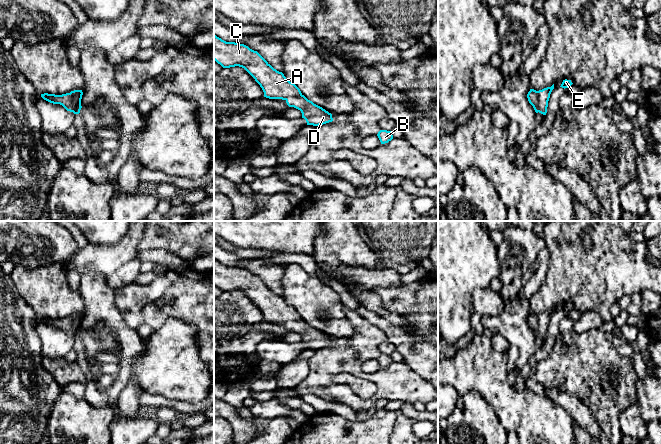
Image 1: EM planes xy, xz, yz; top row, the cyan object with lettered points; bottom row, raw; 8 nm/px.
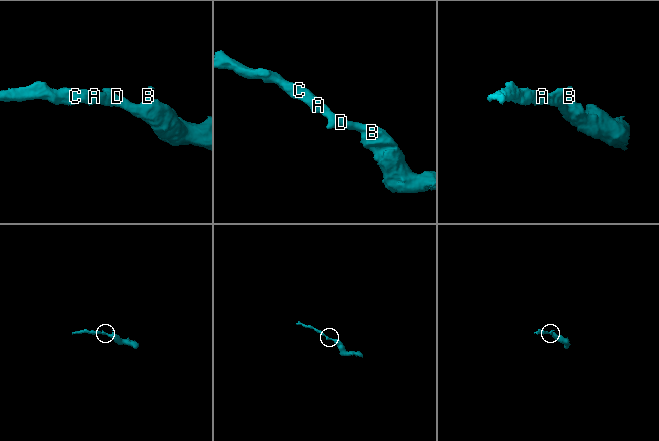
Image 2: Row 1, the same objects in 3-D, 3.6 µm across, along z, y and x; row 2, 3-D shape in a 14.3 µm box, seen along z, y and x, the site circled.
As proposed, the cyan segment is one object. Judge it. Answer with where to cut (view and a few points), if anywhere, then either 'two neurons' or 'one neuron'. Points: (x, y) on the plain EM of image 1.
no cut; one neuron

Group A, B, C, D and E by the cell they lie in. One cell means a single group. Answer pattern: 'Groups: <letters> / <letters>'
Groups: A B C D E

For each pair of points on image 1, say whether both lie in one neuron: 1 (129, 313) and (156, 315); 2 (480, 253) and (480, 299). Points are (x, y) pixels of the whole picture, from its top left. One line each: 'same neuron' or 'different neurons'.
1: different neurons
2: different neurons

